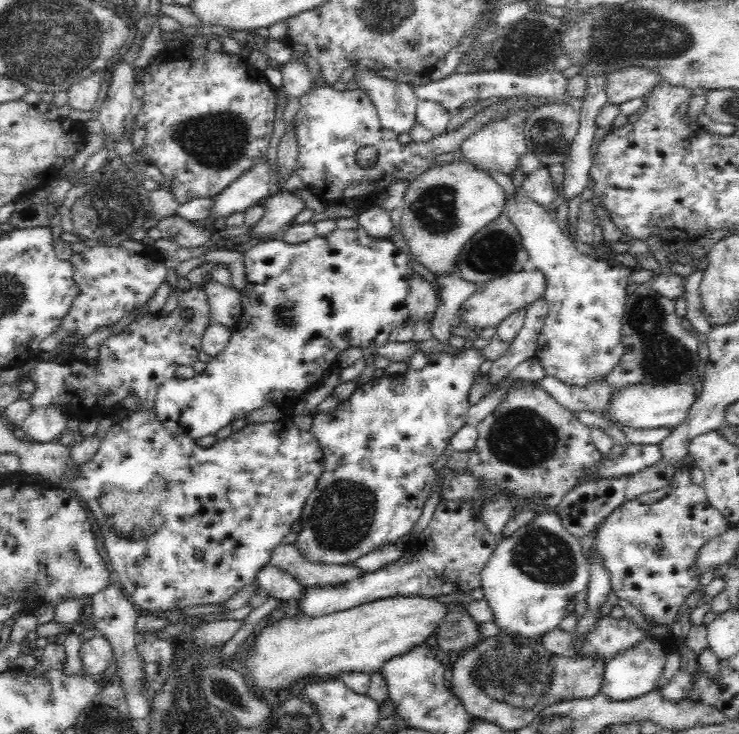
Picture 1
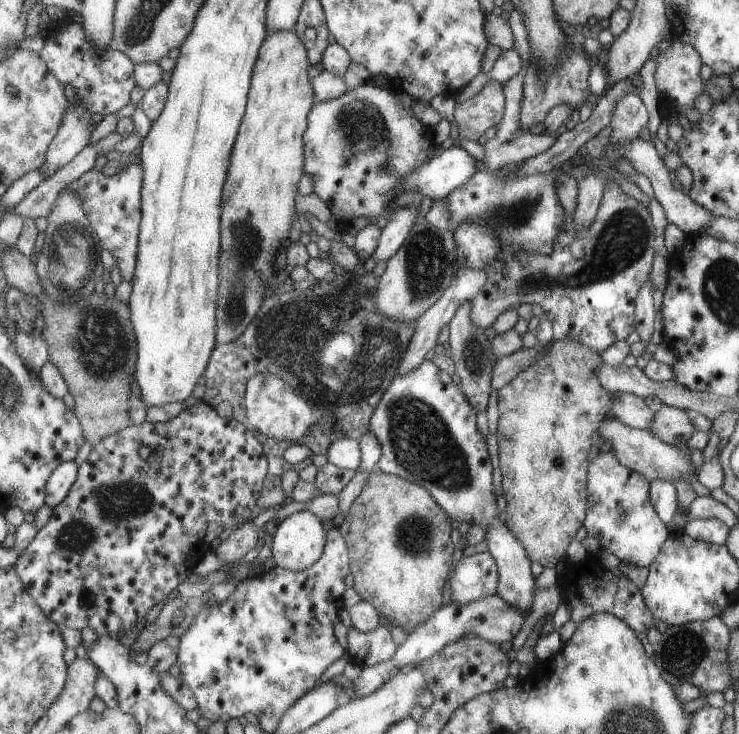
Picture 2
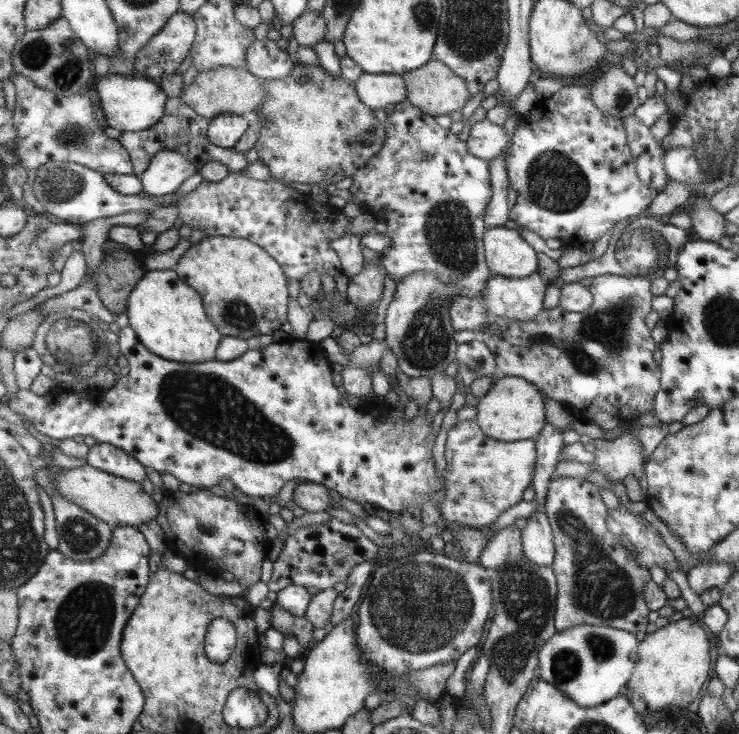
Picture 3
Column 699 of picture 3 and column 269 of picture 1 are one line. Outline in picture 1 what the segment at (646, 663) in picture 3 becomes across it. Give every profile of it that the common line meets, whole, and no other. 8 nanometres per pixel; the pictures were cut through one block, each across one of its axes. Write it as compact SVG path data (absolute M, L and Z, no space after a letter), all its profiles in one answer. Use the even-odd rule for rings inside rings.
M400 596L400 597L390 597L383 598L380 600L375 600L366 604L361 604L355 606L354 608L346 609L342 612L328 613L326 616L320 617L308 617L304 618L284 618L280 622L276 622L274 626L268 626L262 630L262 634L256 638L256 644L252 646L250 650L250 658L248 658L248 670L254 674L254 686L258 686L260 690L262 688L270 688L270 690L278 690L278 688L284 688L284 686L290 686L294 680L298 678L308 678L308 676L318 676L318 678L328 678L331 676L333 679L340 677L342 673L354 673L362 672L368 675L374 674L374 672L379 672L380 667L392 657L400 656L410 652L415 646L426 643L426 640L434 634L438 624L445 617L445 610L443 610L441 599L436 597L428 596Z

